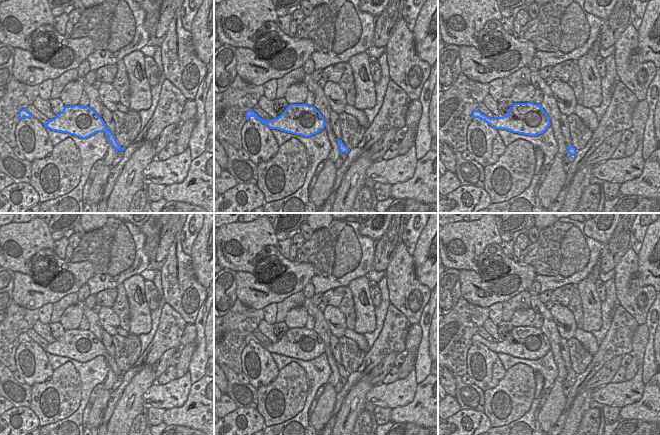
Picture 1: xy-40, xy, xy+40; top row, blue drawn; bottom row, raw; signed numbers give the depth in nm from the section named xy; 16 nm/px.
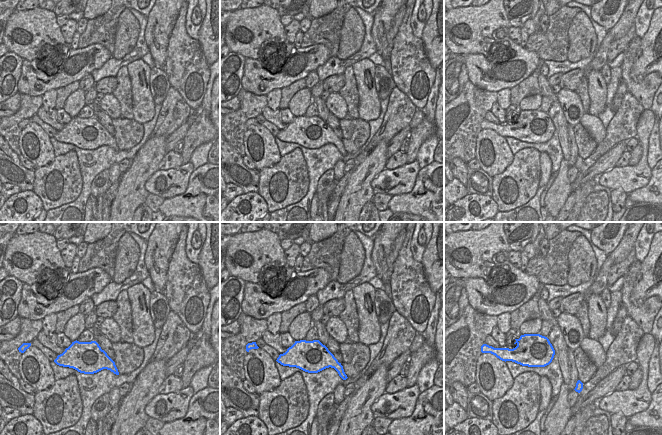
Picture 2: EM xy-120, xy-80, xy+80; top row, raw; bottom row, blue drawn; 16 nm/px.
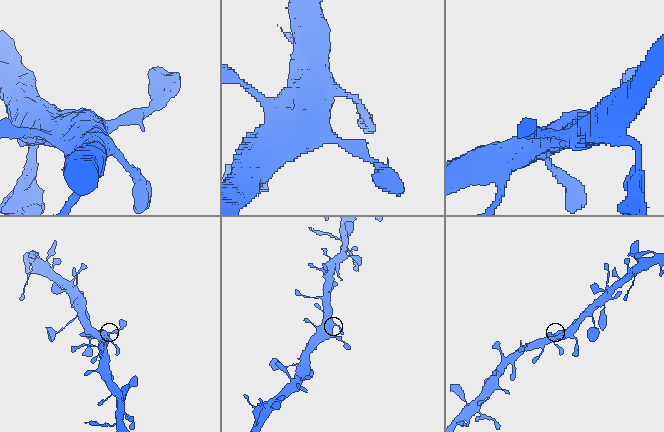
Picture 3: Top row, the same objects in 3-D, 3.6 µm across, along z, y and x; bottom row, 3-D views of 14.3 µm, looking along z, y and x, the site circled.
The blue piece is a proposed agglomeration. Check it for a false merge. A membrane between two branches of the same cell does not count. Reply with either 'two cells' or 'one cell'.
one cell

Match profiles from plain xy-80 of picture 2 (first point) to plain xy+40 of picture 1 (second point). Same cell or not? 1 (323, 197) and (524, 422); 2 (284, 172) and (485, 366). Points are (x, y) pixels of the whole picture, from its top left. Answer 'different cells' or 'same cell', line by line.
1: different cells
2: different cells

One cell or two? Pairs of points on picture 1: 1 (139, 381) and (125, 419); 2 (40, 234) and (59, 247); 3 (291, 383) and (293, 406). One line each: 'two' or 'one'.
1: one
2: two
3: one

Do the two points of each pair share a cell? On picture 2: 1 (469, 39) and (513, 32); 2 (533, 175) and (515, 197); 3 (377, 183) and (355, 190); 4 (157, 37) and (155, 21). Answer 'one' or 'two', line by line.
1: two
2: one
3: two
4: one

